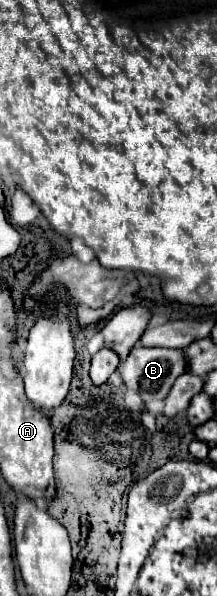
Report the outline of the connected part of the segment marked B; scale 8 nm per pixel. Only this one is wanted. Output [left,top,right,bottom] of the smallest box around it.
[119,347,185,403]

